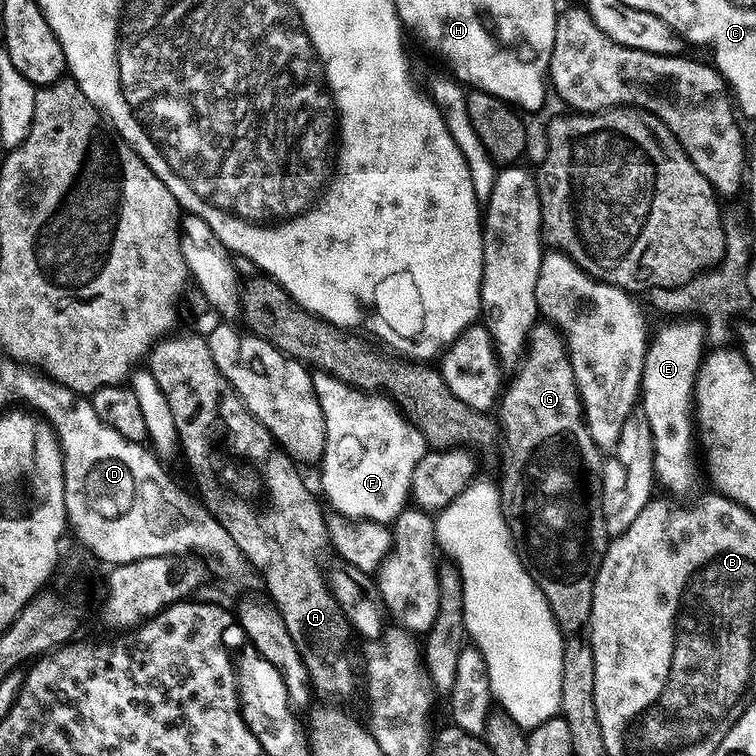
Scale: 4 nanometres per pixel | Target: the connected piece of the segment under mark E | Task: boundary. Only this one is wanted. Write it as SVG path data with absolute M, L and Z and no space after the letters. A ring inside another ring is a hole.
M668 324L651 337L648 352L644 355L644 373L640 379L642 415L650 422L654 454L656 455L656 480L672 492L684 492L692 484L692 442L694 446L693 384L702 361L700 347L704 336L696 324Z

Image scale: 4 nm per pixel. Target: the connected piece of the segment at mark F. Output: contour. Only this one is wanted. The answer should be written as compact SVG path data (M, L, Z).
M319 370L312 372L312 385L326 422L324 457L318 462L325 498L339 515L391 525L409 503L414 466L426 451L424 435L387 395L351 388Z

